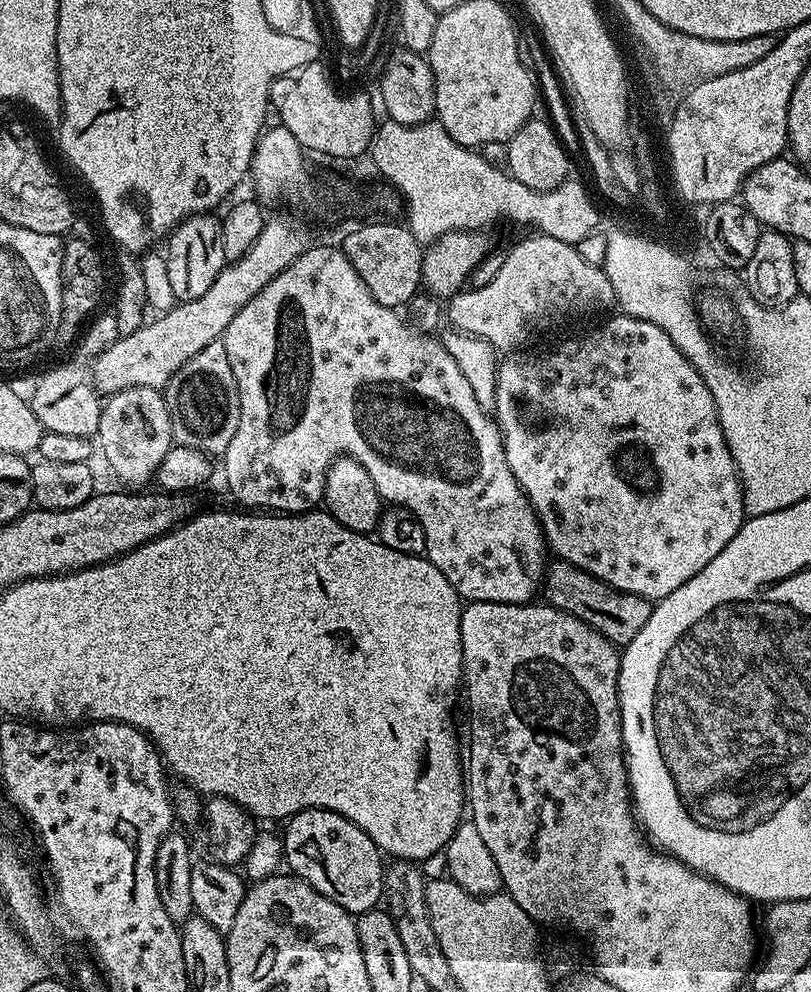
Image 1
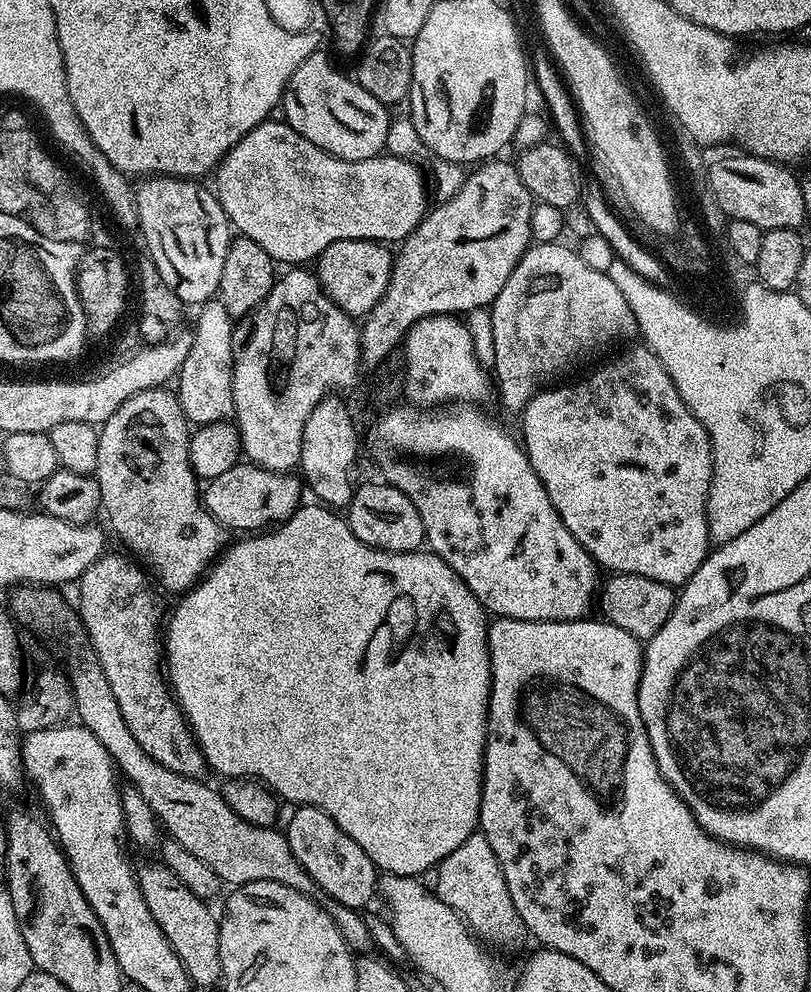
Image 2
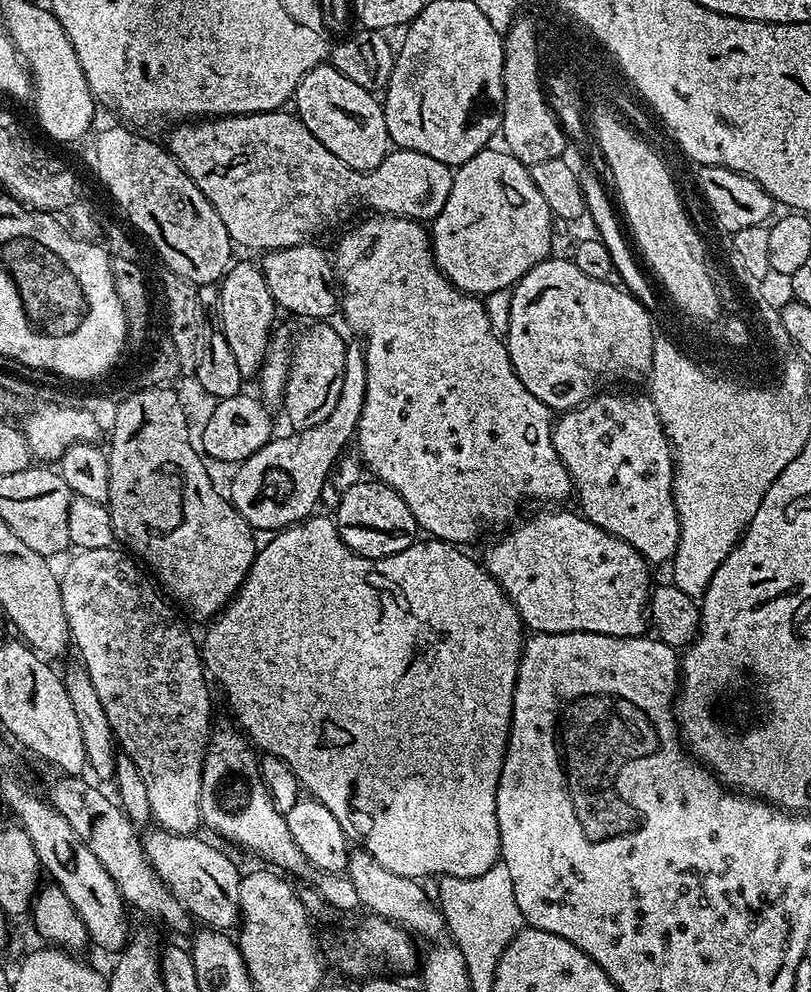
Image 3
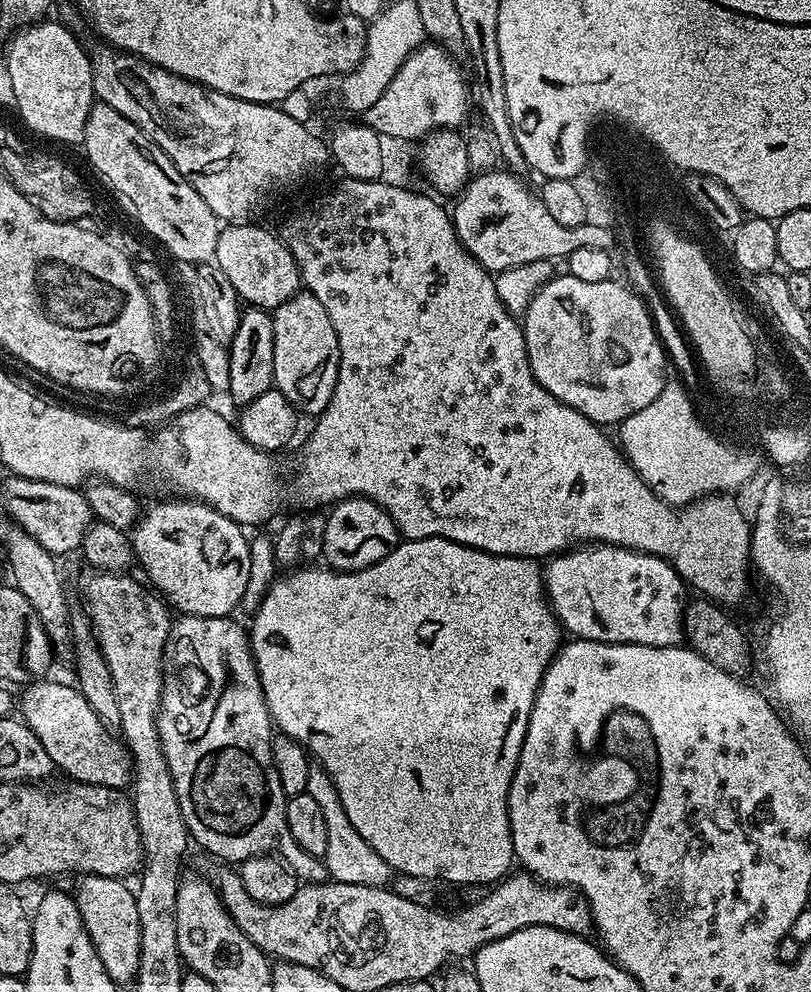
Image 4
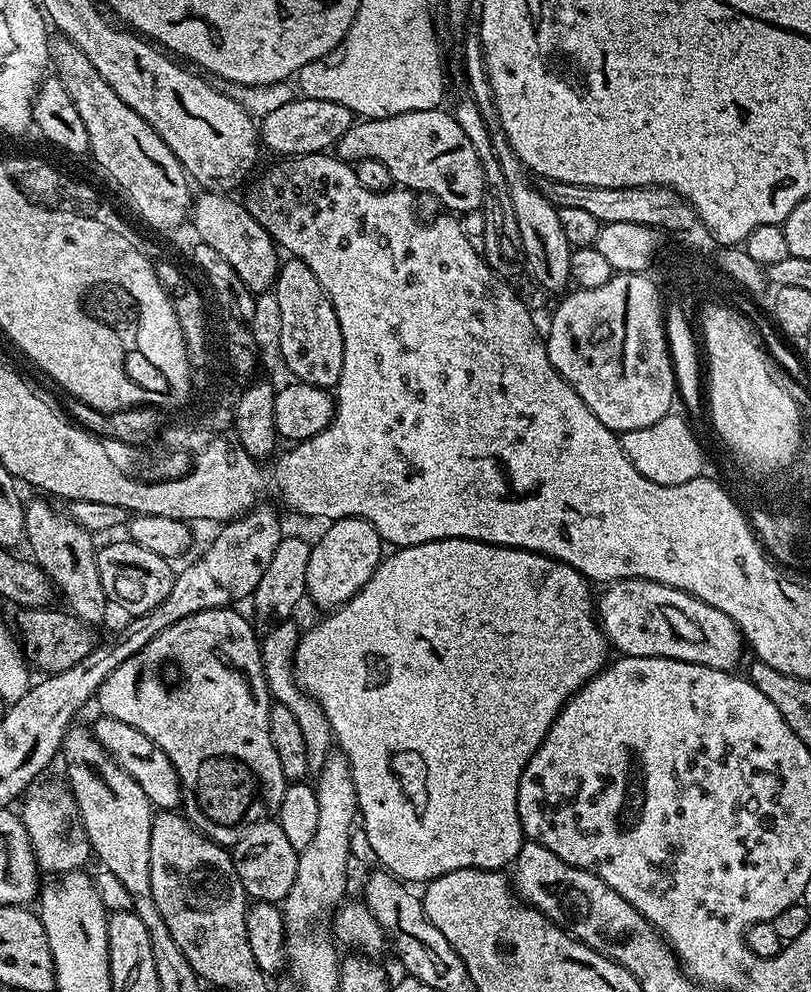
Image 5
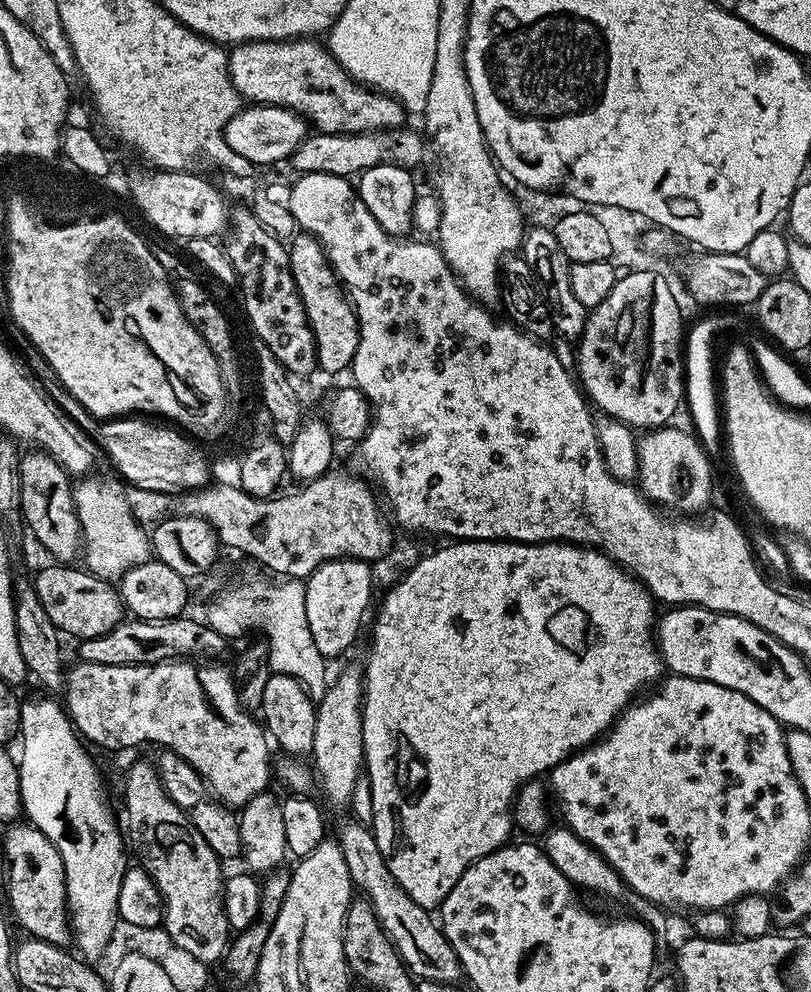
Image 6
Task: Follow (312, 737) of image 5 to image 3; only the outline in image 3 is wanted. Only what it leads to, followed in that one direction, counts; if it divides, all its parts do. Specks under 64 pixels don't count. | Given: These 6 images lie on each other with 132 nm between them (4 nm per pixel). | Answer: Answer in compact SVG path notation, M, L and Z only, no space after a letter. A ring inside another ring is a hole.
M356 846L348 853L347 878L354 884L361 905L373 916L381 916L393 920L413 937L425 936L428 940L436 940L440 935L445 935L446 927L443 914L437 908L437 901L424 893L424 888L419 879L402 874L394 874L394 870L386 870L378 858L374 858L363 848Z

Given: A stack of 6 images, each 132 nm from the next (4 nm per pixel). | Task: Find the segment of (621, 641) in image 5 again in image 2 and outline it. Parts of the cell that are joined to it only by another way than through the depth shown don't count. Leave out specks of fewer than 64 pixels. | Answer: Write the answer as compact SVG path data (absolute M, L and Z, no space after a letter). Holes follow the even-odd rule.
M408 402L403 403L389 407L389 412L382 413L369 426L368 433L365 436L363 433L362 444L363 447L364 444L368 447L373 462L380 467L380 472L384 475L381 477L398 490L402 490L402 494L406 494L406 498L410 498L410 502L414 502L414 506L422 518L427 547L435 552L438 558L442 558L442 562L446 562L446 566L450 566L450 570L454 570L454 574L458 574L458 578L462 578L462 582L466 582L466 586L470 586L474 598L478 598L478 602L484 607L485 613L491 614L493 617L509 616L515 620L585 619L591 613L588 612L591 608L593 611L594 601L598 596L598 579L596 580L598 565L593 556L578 542L578 538L574 538L574 534L570 534L570 530L566 530L558 510L554 510L554 502L550 502L550 494L546 494L546 486L542 486L538 474L534 474L521 441L519 439L514 440L498 421L491 420L483 412L483 407L474 404L456 402L451 406L427 408L413 406Z

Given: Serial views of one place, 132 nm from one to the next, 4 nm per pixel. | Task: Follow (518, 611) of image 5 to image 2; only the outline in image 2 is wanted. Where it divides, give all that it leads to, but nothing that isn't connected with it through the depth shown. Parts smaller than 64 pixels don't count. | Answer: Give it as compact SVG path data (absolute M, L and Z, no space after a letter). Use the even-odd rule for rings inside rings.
M316 502L311 503L305 503L297 508L295 514L263 534L248 534L240 538L237 544L229 543L216 557L212 567L196 581L196 587L188 589L186 594L177 599L180 601L177 602L176 609L169 616L167 613L166 627L162 632L162 656L166 661L166 679L176 698L176 704L184 711L184 716L192 727L192 735L195 736L198 746L202 750L204 763L211 771L213 768L220 778L255 778L275 793L281 801L289 800L292 806L320 808L337 826L346 830L346 834L350 834L350 838L354 838L354 842L358 842L358 846L362 846L362 850L366 850L366 854L381 873L416 878L427 868L437 867L437 864L447 855L453 854L454 850L462 845L462 842L477 831L480 823L480 803L484 785L484 747L488 737L488 695L492 689L492 667L488 653L490 620L484 607L478 602L478 598L474 598L470 586L466 586L466 582L462 582L462 578L458 578L458 574L454 574L454 570L450 570L450 566L446 566L446 562L442 562L442 558L438 558L435 552L431 550L384 552L381 548L375 548L359 540L354 534L354 530L350 530L348 521L343 515L337 514L327 506L321 506Z

